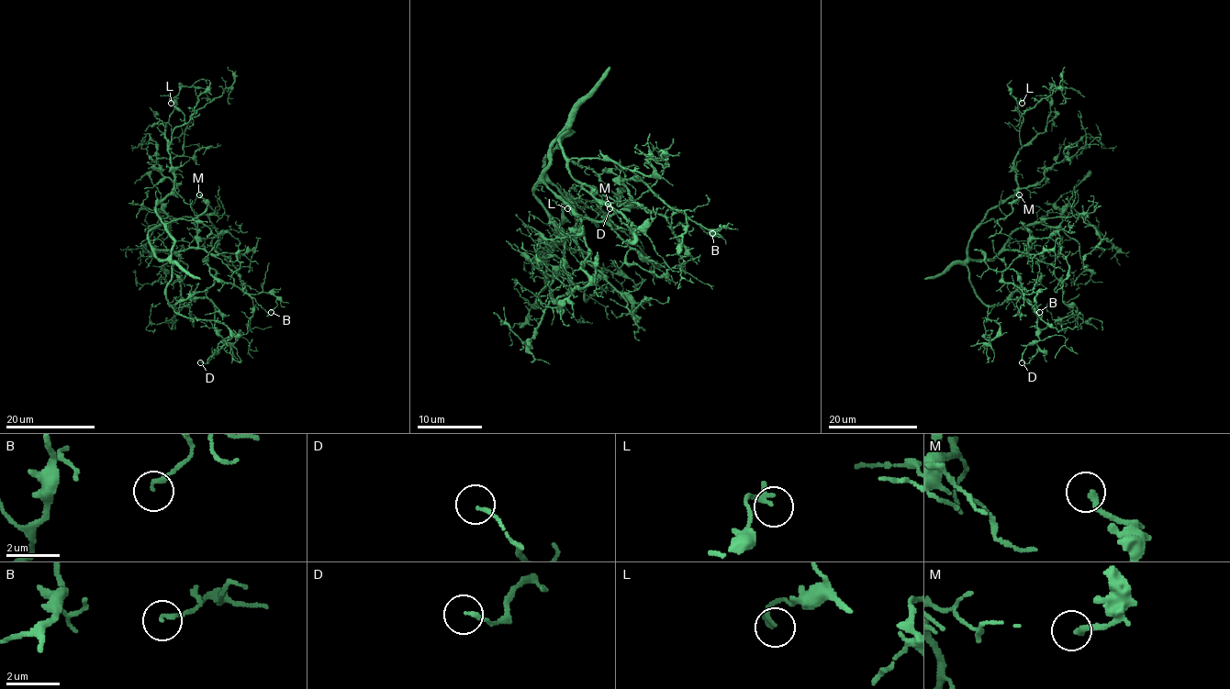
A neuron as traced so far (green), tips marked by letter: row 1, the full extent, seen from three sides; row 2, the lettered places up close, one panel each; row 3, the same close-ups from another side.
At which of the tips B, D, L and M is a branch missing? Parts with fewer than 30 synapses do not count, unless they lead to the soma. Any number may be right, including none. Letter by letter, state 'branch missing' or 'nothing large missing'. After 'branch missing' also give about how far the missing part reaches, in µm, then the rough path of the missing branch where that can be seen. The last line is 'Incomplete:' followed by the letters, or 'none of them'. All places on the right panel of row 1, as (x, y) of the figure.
B: nothing large missing
D: nothing large missing
L: nothing large missing
M: nothing large missing
Incomplete: none of them

